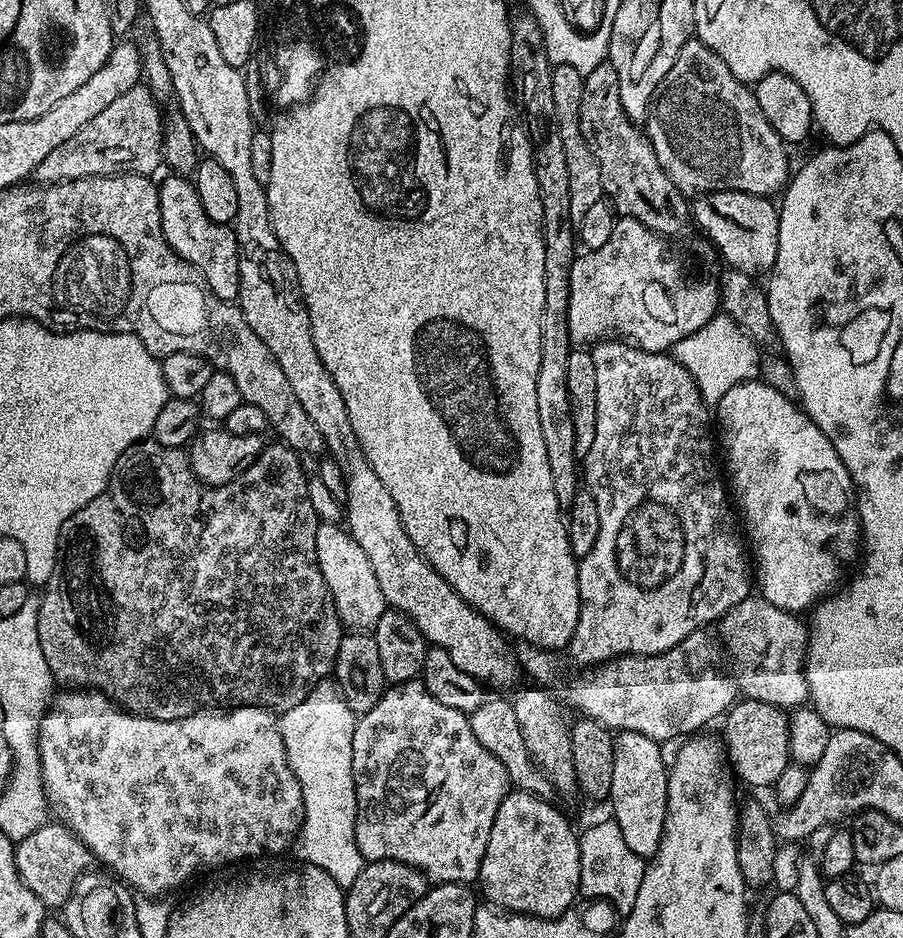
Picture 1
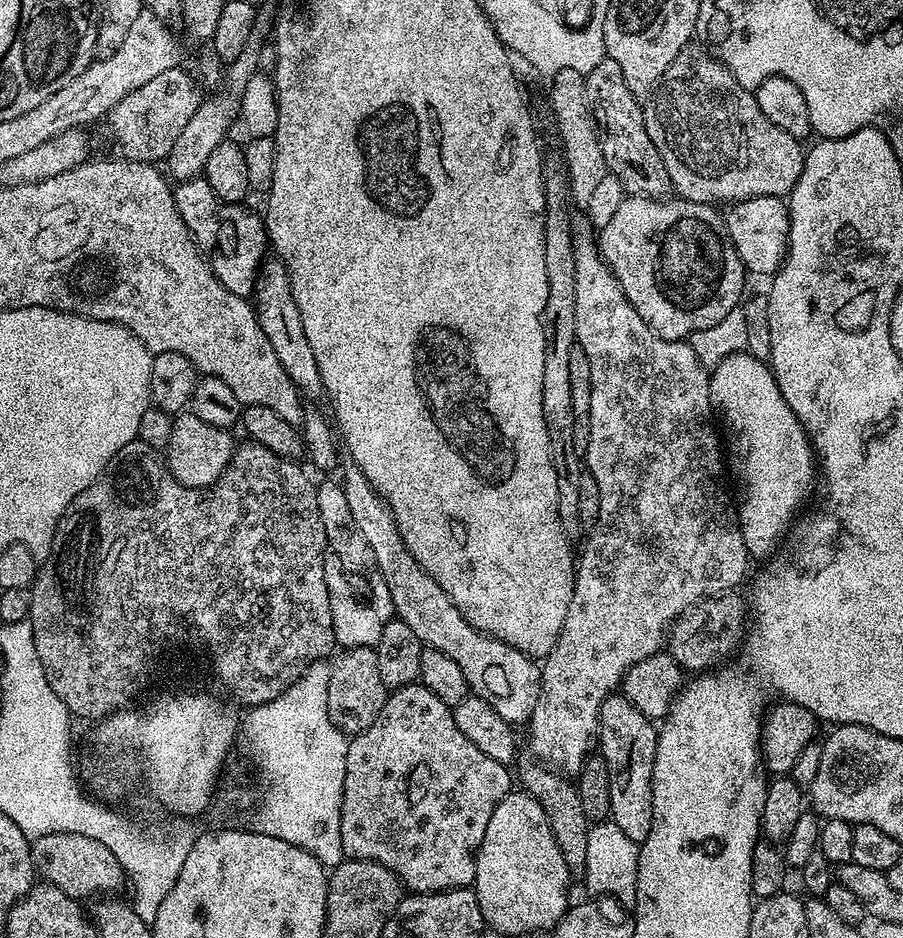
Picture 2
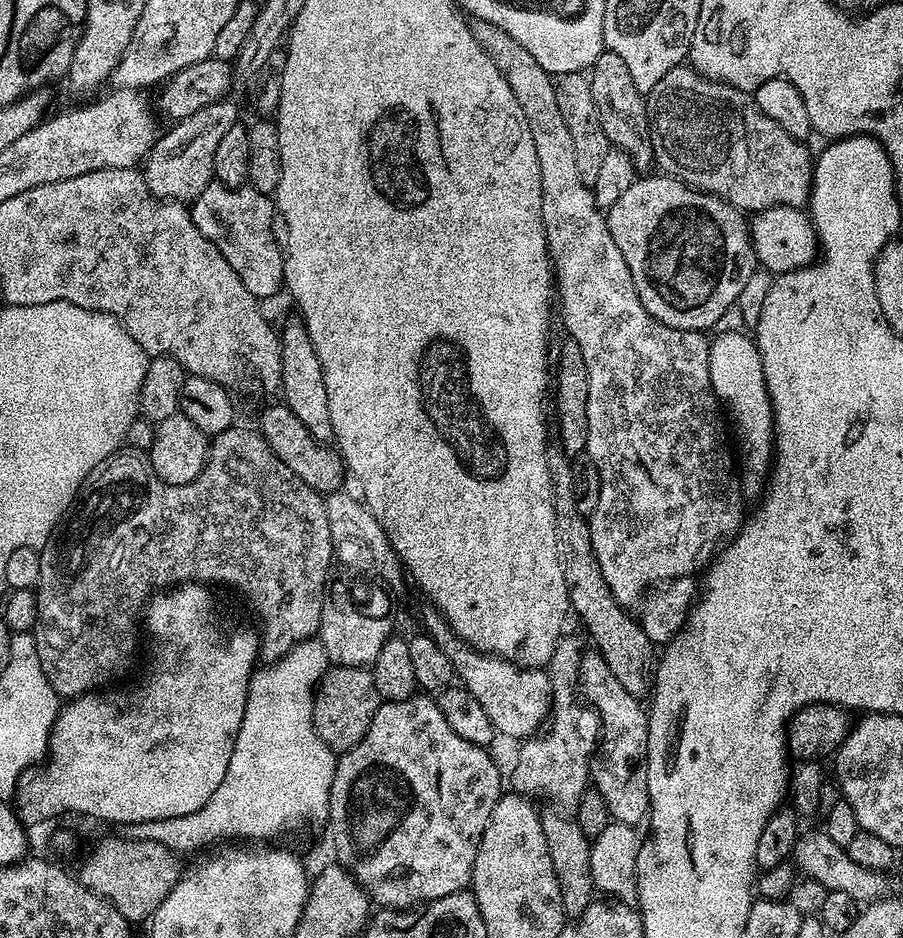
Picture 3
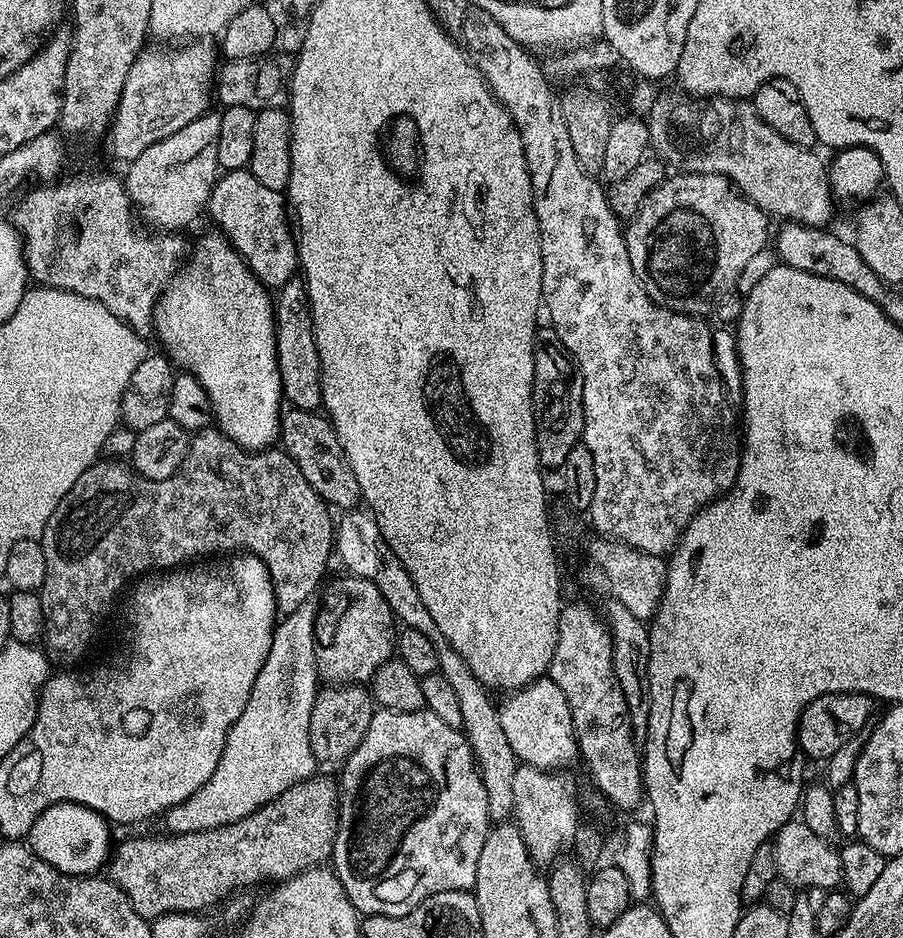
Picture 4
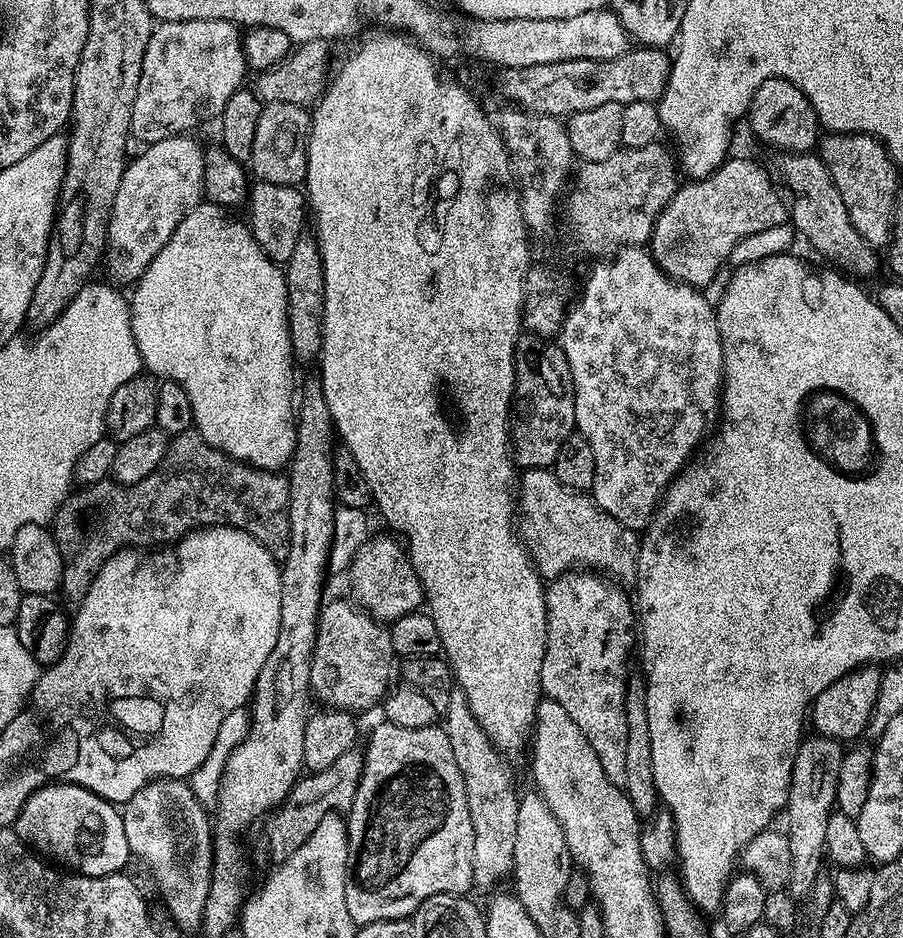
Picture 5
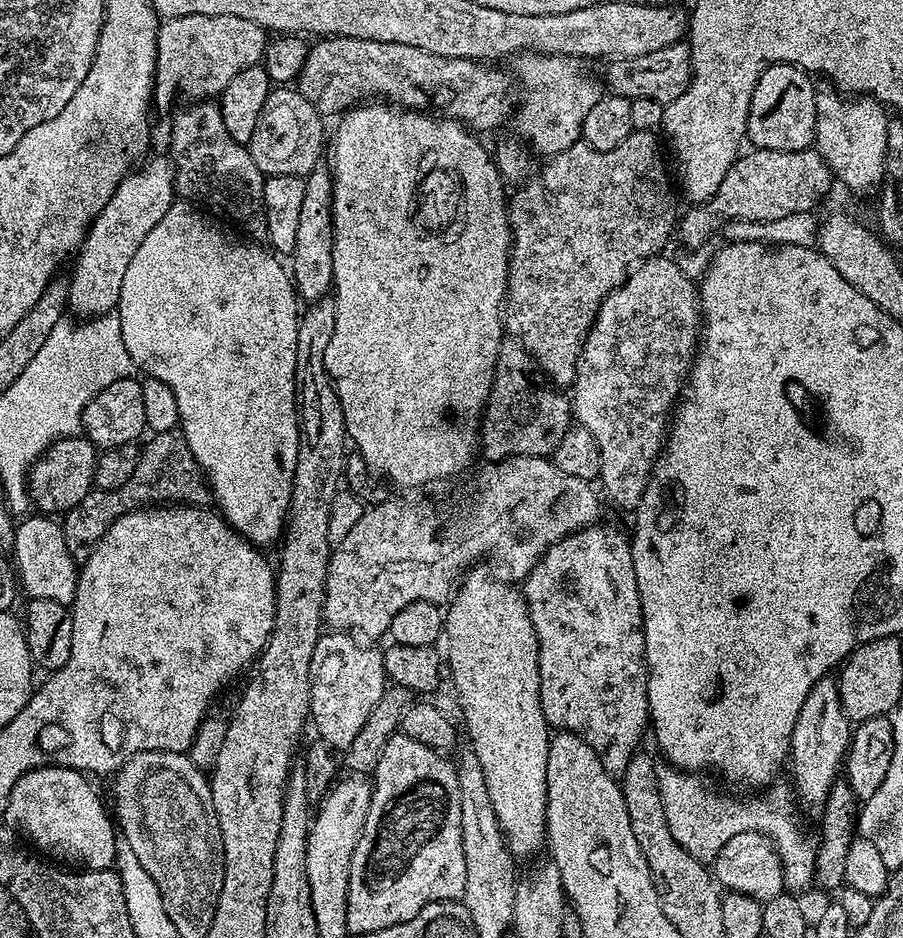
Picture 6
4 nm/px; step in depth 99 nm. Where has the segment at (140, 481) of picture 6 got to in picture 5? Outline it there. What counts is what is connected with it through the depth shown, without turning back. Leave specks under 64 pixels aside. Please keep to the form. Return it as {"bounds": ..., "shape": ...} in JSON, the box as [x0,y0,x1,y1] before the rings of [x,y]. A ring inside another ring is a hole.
{"bounds":[50,430,288,598],"shape":[[[195,430],[171,437],[166,458],[161,462],[160,468],[154,470],[154,474],[137,484],[111,487],[100,496],[104,503],[100,512],[92,512],[92,496],[88,493],[91,491],[73,491],[51,521],[50,531],[56,540],[64,567],[60,588],[73,598],[84,596],[100,567],[125,546],[137,550],[156,550],[161,546],[175,544],[196,528],[210,528],[213,524],[226,524],[229,528],[248,532],[259,544],[273,550],[283,549],[288,542],[288,476],[280,470],[254,468],[250,464],[243,464],[241,460],[235,460],[233,456],[227,456],[222,450],[207,444]]]}

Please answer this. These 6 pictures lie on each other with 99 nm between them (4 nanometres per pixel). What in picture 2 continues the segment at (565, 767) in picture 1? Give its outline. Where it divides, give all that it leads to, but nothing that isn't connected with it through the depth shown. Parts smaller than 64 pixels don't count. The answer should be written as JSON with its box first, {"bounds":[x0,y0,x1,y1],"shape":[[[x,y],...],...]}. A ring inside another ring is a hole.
{"bounds":[515,758,590,873],"shape":[[[535,758],[527,759],[524,761],[521,759],[515,765],[515,779],[518,781],[519,787],[532,795],[538,802],[538,806],[542,806],[542,810],[546,810],[550,830],[558,842],[558,850],[562,850],[562,858],[566,858],[569,873],[583,873],[586,866],[586,838],[588,837],[590,821],[582,812],[581,799],[576,784],[567,775],[557,772],[555,768],[541,764]]]}

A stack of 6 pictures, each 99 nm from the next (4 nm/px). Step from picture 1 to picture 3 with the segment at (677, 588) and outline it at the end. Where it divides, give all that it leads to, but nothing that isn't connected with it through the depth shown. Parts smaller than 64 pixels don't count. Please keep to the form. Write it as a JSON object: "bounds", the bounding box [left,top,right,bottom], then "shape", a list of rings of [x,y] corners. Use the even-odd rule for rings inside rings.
{"bounds":[471,19,746,810],"shape":[[[473,19],[471,25],[474,38],[480,43],[482,50],[486,50],[486,54],[492,59],[494,66],[498,66],[498,70],[504,75],[506,82],[510,82],[510,90],[514,90],[514,98],[518,98],[518,106],[522,106],[522,114],[526,114],[526,122],[530,122],[530,130],[534,134],[534,150],[538,150],[538,170],[542,170],[542,218],[546,230],[548,255],[552,257],[554,288],[558,293],[558,300],[560,296],[560,316],[564,319],[567,335],[574,342],[578,342],[578,350],[582,350],[582,358],[586,358],[586,378],[588,379],[588,397],[586,398],[586,418],[588,419],[586,442],[588,447],[586,454],[592,459],[600,475],[598,506],[594,510],[594,514],[587,517],[590,526],[590,542],[594,546],[598,570],[602,572],[606,586],[610,588],[618,603],[624,605],[625,609],[632,610],[636,603],[639,605],[645,599],[646,593],[649,591],[647,588],[651,584],[661,583],[660,585],[663,585],[665,582],[691,577],[696,563],[700,560],[700,555],[711,544],[718,543],[717,545],[719,545],[735,536],[746,519],[746,512],[740,509],[742,480],[734,471],[734,452],[730,447],[730,436],[726,431],[726,424],[722,419],[716,395],[710,386],[710,362],[708,361],[710,340],[704,332],[678,330],[666,326],[655,320],[646,310],[646,306],[642,306],[642,302],[638,298],[638,290],[634,290],[634,278],[630,278],[630,266],[626,266],[626,258],[622,258],[622,250],[618,250],[614,238],[610,238],[605,213],[596,204],[593,189],[586,182],[582,182],[582,178],[578,175],[578,165],[574,159],[574,141],[571,140],[570,130],[566,130],[566,121],[558,110],[556,80],[552,73],[542,70],[542,66],[538,66],[538,62],[534,62],[530,50],[518,46],[518,42],[514,42],[514,38],[510,38],[510,34],[506,34],[506,30],[498,30],[498,26],[485,20]],[[568,634],[557,642],[546,666],[552,687],[552,710],[546,731],[527,737],[517,747],[521,748],[516,752],[516,765],[512,768],[511,787],[515,791],[529,798],[545,796],[556,803],[553,805],[564,810],[575,809],[589,787],[592,757],[597,751],[598,737],[602,732],[600,718],[595,711],[583,703],[576,704],[581,655],[582,647],[578,637]]]}

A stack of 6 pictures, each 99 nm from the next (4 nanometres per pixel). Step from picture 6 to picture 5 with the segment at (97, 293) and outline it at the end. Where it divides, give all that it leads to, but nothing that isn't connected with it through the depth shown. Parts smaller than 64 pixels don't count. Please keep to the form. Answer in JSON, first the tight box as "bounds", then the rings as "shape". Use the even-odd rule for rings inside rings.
{"bounds":[107,134,205,285],"shape":[[[188,134],[162,138],[147,145],[141,156],[133,155],[127,161],[108,219],[108,244],[120,251],[117,256],[107,257],[113,281],[121,280],[131,285],[139,280],[158,250],[166,246],[178,222],[182,222],[187,212],[201,203],[204,196],[205,149],[200,148],[199,142],[192,138]]]}

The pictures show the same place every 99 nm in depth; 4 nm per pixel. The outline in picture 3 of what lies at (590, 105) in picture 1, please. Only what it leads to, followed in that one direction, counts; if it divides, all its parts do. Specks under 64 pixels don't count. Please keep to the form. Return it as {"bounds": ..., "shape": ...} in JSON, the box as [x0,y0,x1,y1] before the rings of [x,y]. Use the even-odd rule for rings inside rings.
{"bounds":[590,50,654,170],"shape":[[[605,50],[601,56],[593,62],[590,69],[590,90],[594,94],[594,106],[598,106],[598,119],[602,121],[602,130],[606,130],[606,138],[609,145],[625,152],[633,162],[636,170],[653,167],[654,159],[651,146],[651,128],[648,125],[648,101],[645,93],[634,86],[634,78],[630,78],[630,70],[618,54]]]}

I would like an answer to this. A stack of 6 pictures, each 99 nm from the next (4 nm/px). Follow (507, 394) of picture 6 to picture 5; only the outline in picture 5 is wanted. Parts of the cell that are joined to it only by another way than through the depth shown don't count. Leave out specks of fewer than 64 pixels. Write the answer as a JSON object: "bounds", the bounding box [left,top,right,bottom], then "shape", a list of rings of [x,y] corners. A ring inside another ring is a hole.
{"bounds":[512,334,576,469],"shape":[[[535,334],[521,335],[520,340],[516,344],[516,394],[514,397],[514,411],[512,413],[512,447],[514,449],[514,460],[521,469],[529,468],[547,468],[551,469],[558,458],[558,450],[562,450],[562,446],[576,432],[576,415],[574,414],[574,378],[570,374],[570,362],[566,362],[566,354],[559,343],[545,343],[541,337]]]}

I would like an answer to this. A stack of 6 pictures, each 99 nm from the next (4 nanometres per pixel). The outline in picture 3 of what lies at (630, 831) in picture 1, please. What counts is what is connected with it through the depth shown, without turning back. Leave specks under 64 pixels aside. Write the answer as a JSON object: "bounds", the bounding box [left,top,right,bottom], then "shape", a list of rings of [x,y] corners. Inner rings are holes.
{"bounds":[578,650,649,826],"shape":[[[595,650],[580,657],[578,688],[583,699],[594,709],[602,725],[602,739],[592,757],[590,784],[606,800],[611,819],[625,826],[637,826],[649,819],[648,803],[648,713],[645,705],[630,694],[610,674],[603,656]]]}

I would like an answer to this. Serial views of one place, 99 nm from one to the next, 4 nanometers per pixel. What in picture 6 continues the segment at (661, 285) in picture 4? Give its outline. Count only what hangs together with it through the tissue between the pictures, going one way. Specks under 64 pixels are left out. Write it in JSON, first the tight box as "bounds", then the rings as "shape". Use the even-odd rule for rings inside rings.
{"bounds":[678,147,834,248],"shape":[[[753,147],[752,152],[737,155],[736,161],[726,170],[726,178],[718,186],[718,190],[708,199],[706,204],[689,207],[688,216],[681,215],[678,220],[678,240],[690,247],[696,248],[712,232],[712,224],[716,224],[725,216],[728,220],[739,222],[763,222],[786,218],[790,214],[812,212],[815,204],[831,190],[834,177],[826,162],[812,148],[801,152],[779,152]]]}

